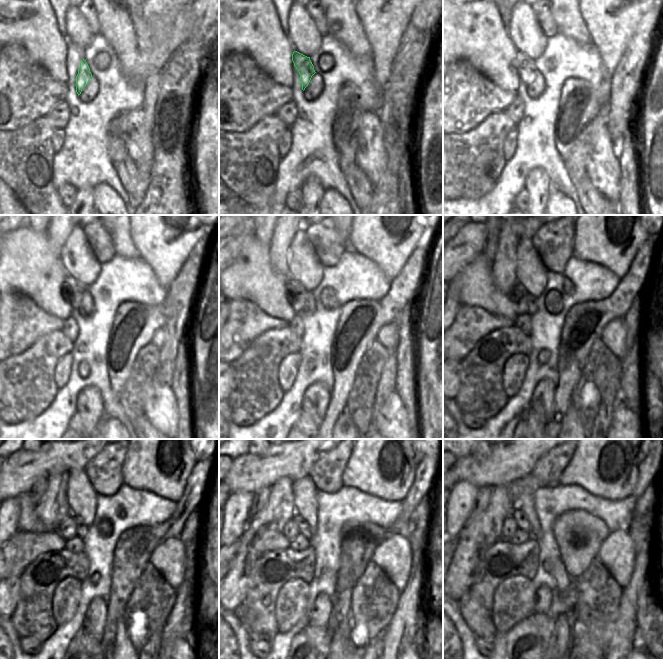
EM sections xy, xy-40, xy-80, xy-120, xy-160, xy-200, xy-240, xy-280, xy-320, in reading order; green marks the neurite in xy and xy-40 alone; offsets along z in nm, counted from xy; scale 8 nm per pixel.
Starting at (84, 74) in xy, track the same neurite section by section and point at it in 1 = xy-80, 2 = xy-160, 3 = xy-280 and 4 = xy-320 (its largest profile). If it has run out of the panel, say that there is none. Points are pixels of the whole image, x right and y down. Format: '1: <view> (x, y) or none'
1: xy-80 (527, 66)
2: xy-160 (296, 293)
3: xy-280 (290, 529)
4: xy-320 (509, 526)

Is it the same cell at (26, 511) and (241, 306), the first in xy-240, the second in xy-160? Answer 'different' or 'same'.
different

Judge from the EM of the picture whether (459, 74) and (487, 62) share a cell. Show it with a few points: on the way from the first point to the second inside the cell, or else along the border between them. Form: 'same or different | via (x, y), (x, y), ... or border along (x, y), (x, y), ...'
different | border along (453, 60), (466, 60), (492, 82)

